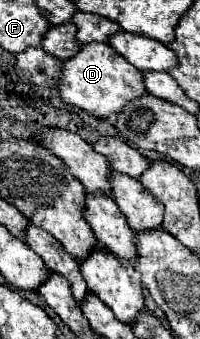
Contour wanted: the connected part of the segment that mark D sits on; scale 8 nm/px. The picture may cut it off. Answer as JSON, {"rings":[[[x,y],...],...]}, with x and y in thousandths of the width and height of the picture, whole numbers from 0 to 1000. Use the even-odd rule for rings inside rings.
{"rings":[[[455,121],[435,133],[405,133],[385,162],[315,180],[315,192],[305,192],[295,280],[335,304],[355,304],[455,339],[485,339],[485,345],[575,339],[575,333],[595,333],[595,322],[615,322],[625,304],[685,292],[715,274],[725,274],[725,257],[705,245],[705,209],[675,204],[665,192],[645,192],[645,180],[625,180],[625,168],[605,168],[535,127]]]}

